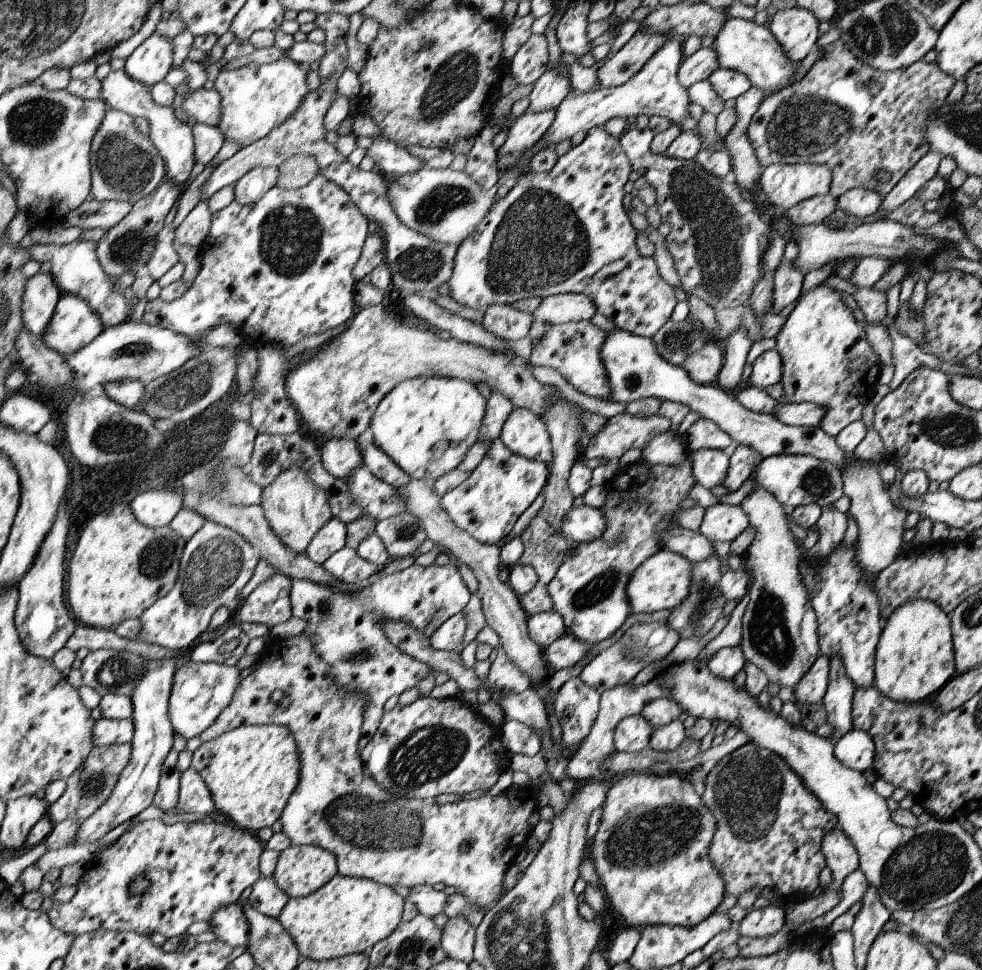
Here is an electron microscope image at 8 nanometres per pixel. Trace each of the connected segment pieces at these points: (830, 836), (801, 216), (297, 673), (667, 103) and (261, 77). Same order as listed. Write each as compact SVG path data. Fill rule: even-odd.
M840 826L829 830L821 840L821 853L832 873L832 884L824 891L840 891L842 881L859 867L859 856L854 843Z
M830 193L818 195L799 202L798 205L785 211L787 217L797 226L819 225L824 219L832 216L836 210L837 198Z
M300 633L299 635L289 636L285 639L274 639L272 643L267 644L267 647L261 653L261 658L258 660L260 666L256 668L250 675L243 678L239 684L238 690L236 690L234 697L226 709L219 714L219 717L206 729L202 734L199 734L202 742L214 741L215 738L222 737L224 733L230 732L235 728L238 728L242 724L246 725L284 725L287 726L291 733L295 737L295 741L298 743L298 753L300 759L299 768L299 784L296 785L295 792L291 794L290 800L287 802L286 808L283 810L283 814L280 817L282 821L283 831L288 835L294 845L314 845L322 847L324 850L331 851L338 858L338 869L341 875L347 877L358 877L370 879L380 884L388 886L406 886L406 888L414 888L416 885L434 885L437 882L442 882L445 886L454 886L455 892L463 894L468 902L476 905L478 908L484 910L485 914L492 910L493 906L505 895L507 892L504 889L504 875L507 870L516 862L524 851L526 850L526 842L528 837L532 834L532 828L528 823L528 818L532 816L534 811L539 811L539 791L536 791L534 786L530 784L527 787L521 787L513 784L512 786L502 790L496 796L484 796L471 801L462 801L460 803L446 803L438 805L434 803L434 799L412 799L412 798L394 798L373 779L370 778L363 771L363 759L362 754L359 753L358 748L359 740L361 737L361 728L363 725L363 717L365 716L365 710L369 703L369 698L366 696L366 692L359 690L350 690L346 687L341 687L335 683L335 678L332 674L332 666L328 661L317 653L315 642L312 635L306 633ZM462 842L470 842L470 850L464 854L460 852L459 846Z
M670 38L627 83L609 89L601 86L595 91L570 93L558 105L555 119L534 145L546 138L548 144L543 149L550 145L556 146L561 140L571 139L576 132L588 132L591 128L604 126L612 117L626 119L640 114L669 118L671 124L679 126L682 133L696 133L700 136L699 122L688 110L691 102L687 89L677 79L677 72L684 58L682 47L682 39Z
M281 57L269 64L249 63L235 70L220 70L213 88L221 94L221 121L218 128L225 140L232 138L242 147L248 146L266 137L275 126L290 118L307 96L308 68L304 68L288 57Z

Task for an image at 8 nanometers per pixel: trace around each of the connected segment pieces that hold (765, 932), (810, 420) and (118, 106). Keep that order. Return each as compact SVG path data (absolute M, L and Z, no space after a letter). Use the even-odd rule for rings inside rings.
M776 906L750 910L740 922L740 936L768 938L778 934L785 926L785 912Z
M778 403L773 414L782 424L799 427L819 426L825 409L816 403Z
M126 70L111 71L102 83L101 99L108 108L124 111L134 119L136 117L147 118L149 137L164 161L166 179L175 182L178 186L184 186L196 163L194 131L174 115L174 107L165 107L157 103L151 94L151 87L133 79Z

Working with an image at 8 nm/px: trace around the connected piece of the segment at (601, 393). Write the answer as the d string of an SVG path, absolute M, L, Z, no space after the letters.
M570 321L561 325L552 325L533 346L529 362L533 367L557 370L568 384L586 396L612 401L607 370L600 356L606 335L606 331L598 329L590 321Z

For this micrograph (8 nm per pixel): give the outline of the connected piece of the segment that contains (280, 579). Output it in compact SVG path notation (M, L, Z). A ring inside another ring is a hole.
M278 571L259 584L235 611L242 623L273 626L286 622L291 616L289 592L292 579Z

